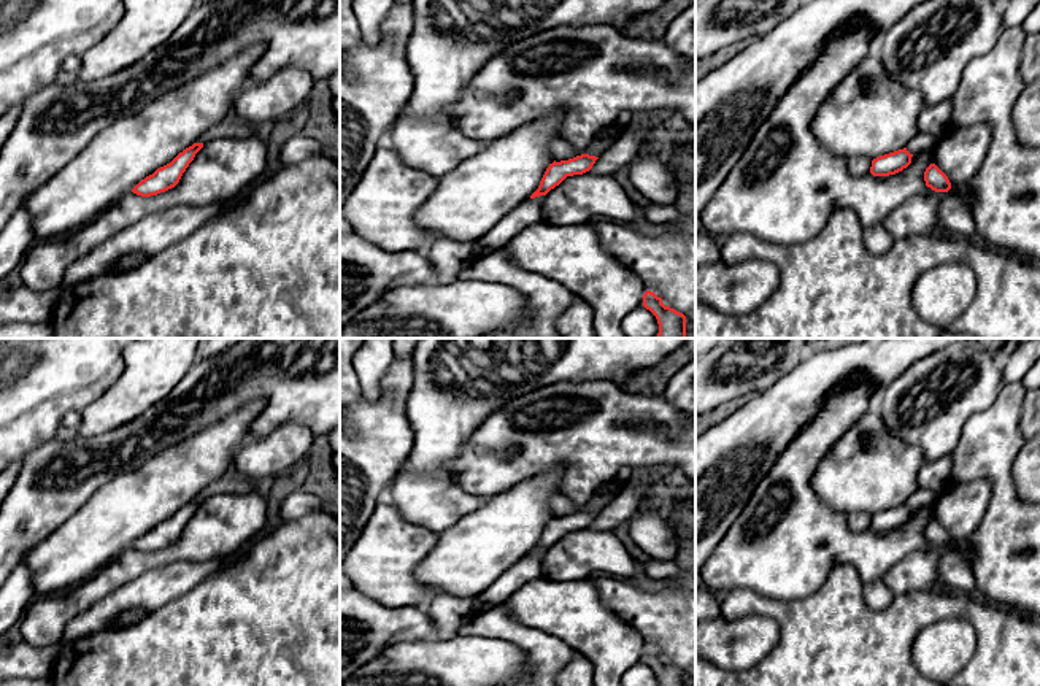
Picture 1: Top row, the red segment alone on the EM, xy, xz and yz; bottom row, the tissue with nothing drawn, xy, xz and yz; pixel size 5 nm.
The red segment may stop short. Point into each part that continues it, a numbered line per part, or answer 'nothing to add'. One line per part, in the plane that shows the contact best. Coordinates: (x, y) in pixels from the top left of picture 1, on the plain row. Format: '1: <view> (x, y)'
nothing to add

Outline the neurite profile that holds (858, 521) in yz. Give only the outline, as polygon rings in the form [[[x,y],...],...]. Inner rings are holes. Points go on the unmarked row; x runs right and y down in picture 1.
[[[853,511],[848,514],[848,526],[854,532],[864,532],[870,529],[872,516],[864,511]]]

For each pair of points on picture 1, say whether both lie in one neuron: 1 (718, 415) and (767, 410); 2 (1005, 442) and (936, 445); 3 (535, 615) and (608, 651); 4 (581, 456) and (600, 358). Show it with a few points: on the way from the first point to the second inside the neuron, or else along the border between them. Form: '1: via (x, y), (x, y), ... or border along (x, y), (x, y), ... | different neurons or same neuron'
1: border along (758, 394), (712, 426) | different neurons
2: border along (977, 412), (964, 426), (961, 439), (950, 454) | different neurons
3: via (556, 618), (570, 618), (596, 631) | same neuron
4: border along (559, 380), (607, 380), (618, 386) | different neurons

